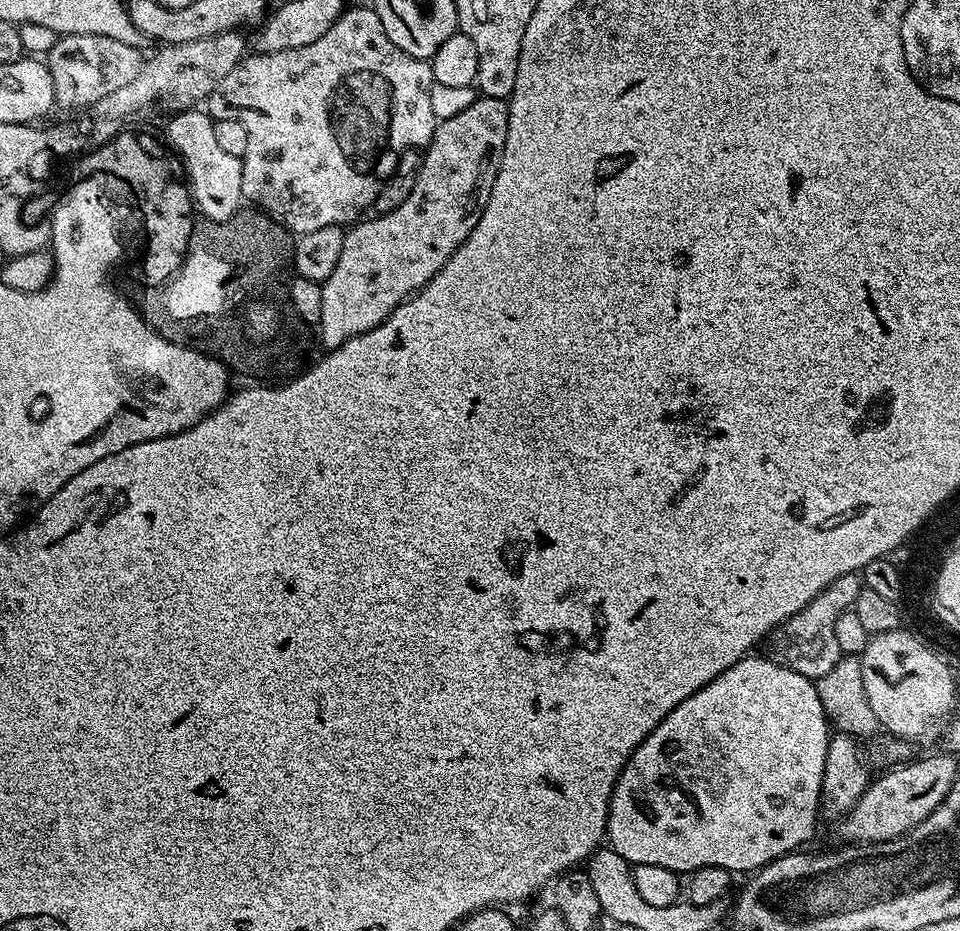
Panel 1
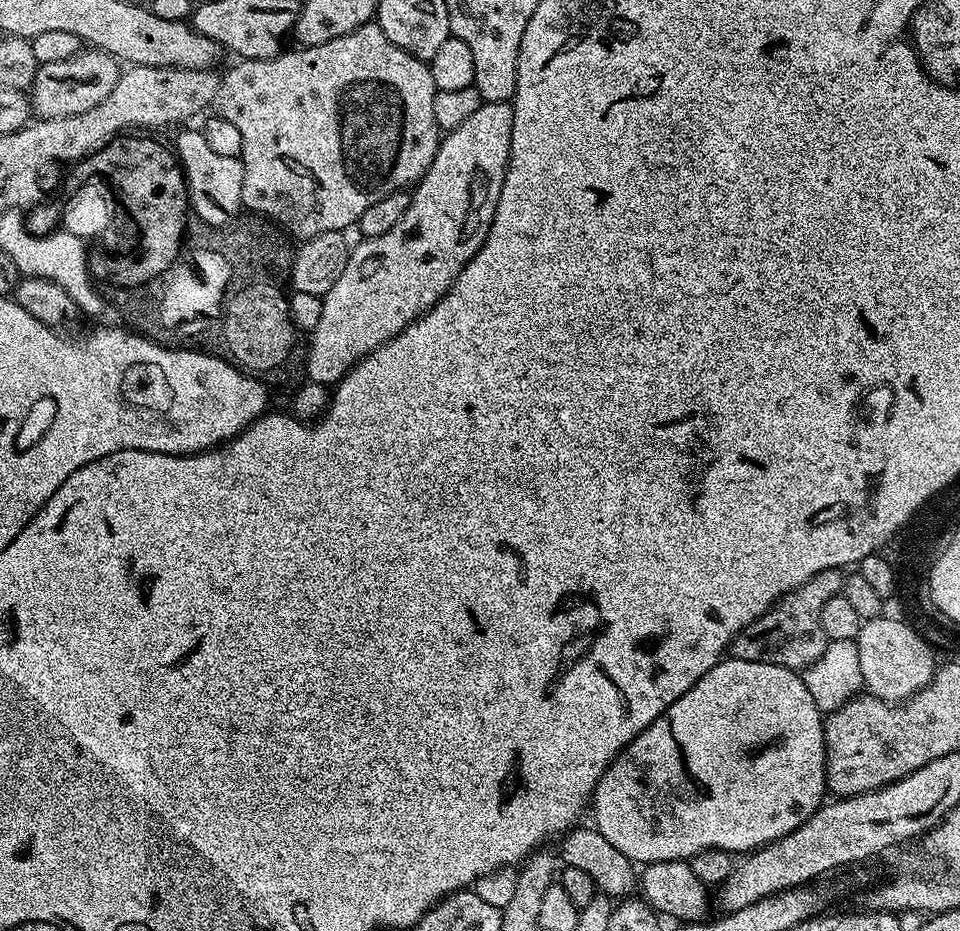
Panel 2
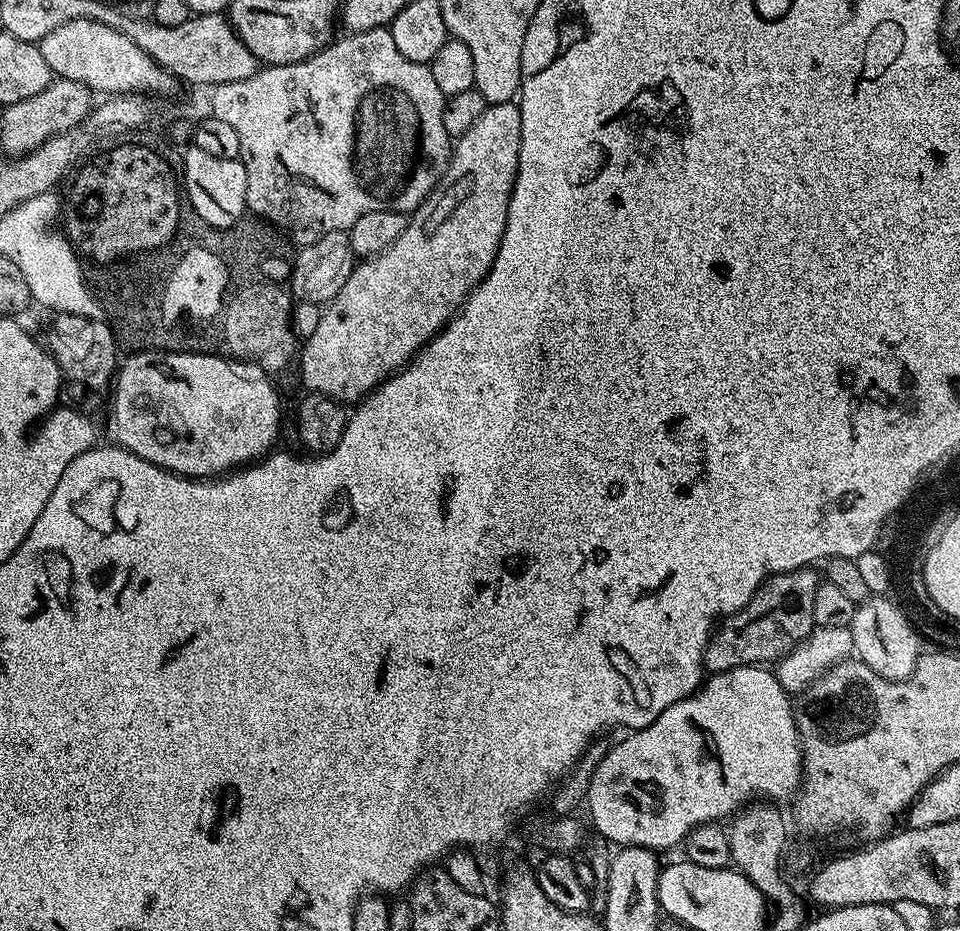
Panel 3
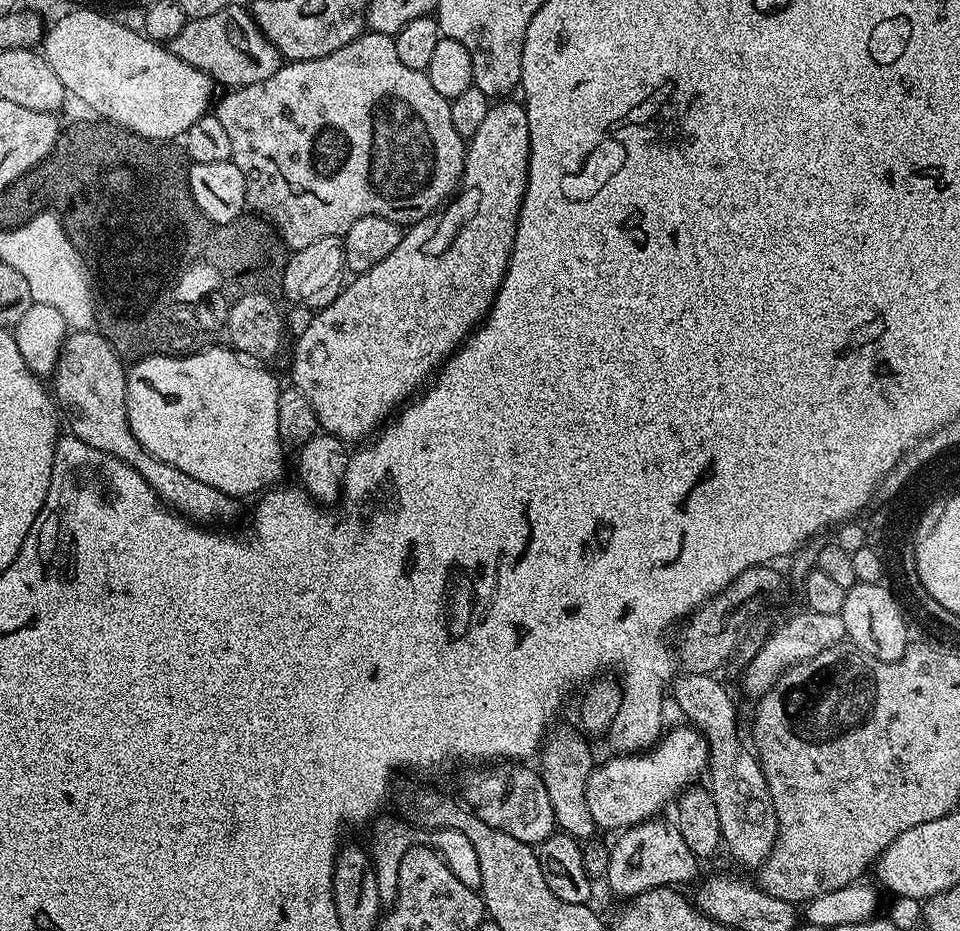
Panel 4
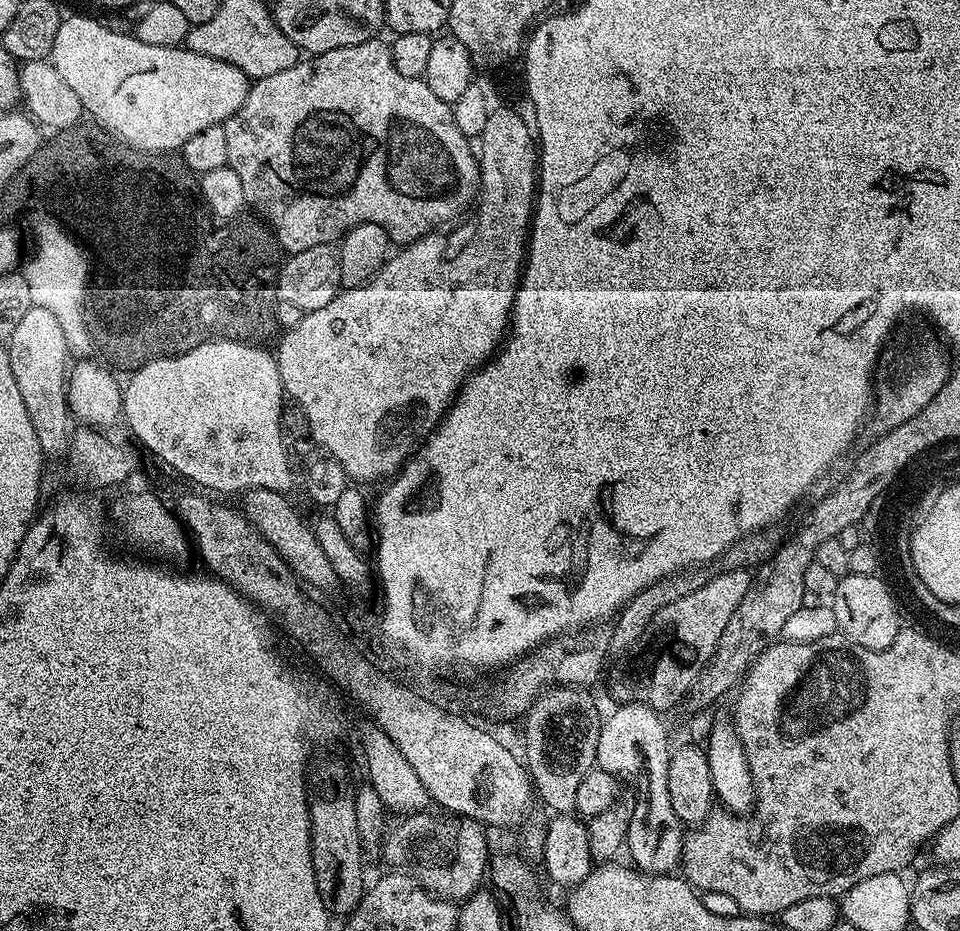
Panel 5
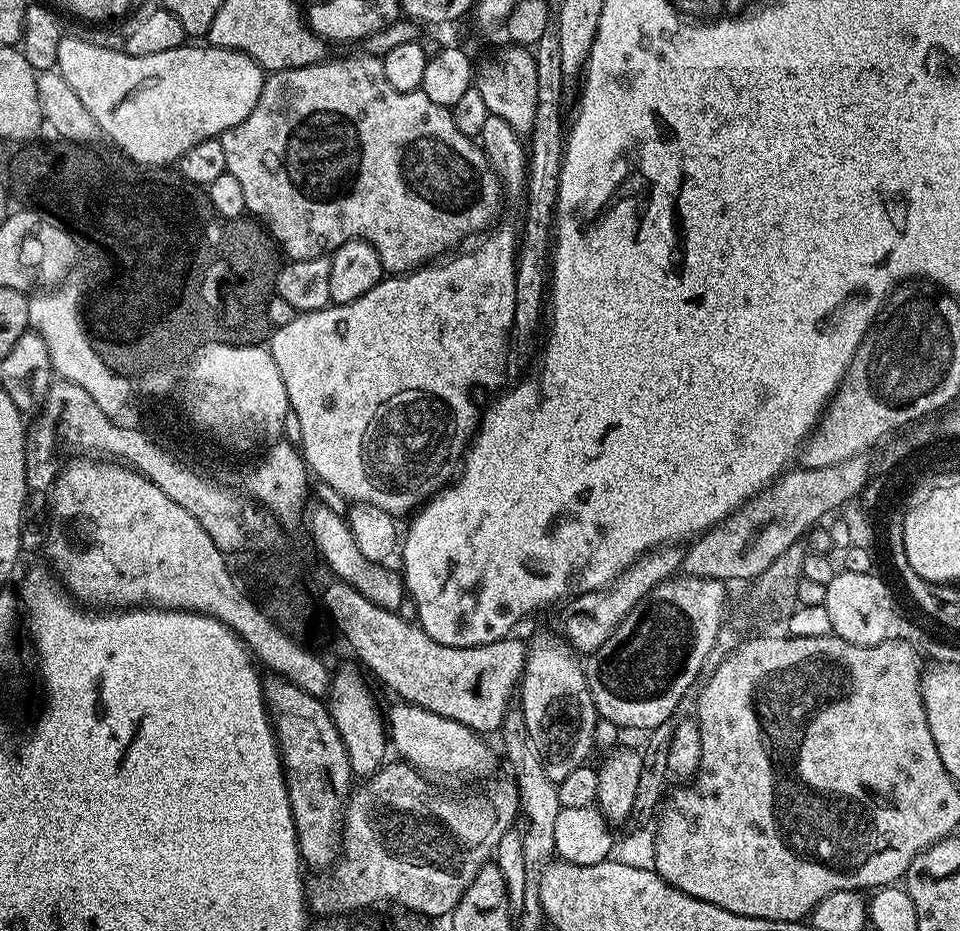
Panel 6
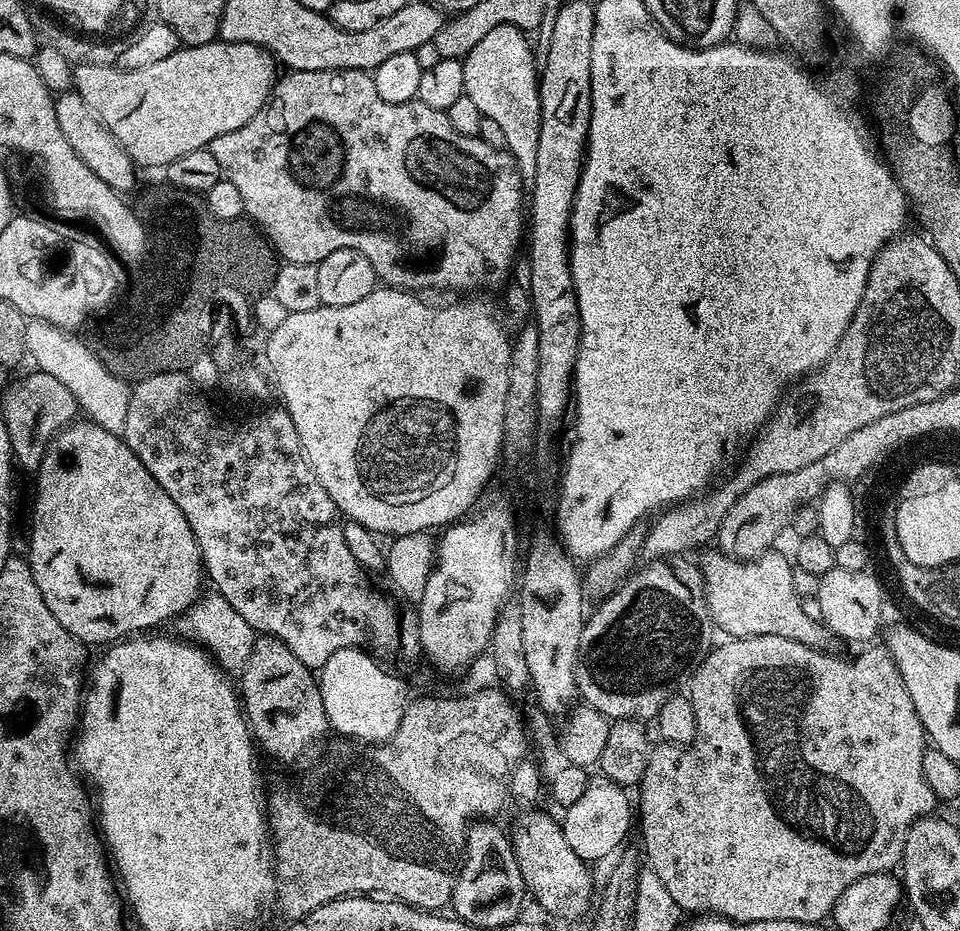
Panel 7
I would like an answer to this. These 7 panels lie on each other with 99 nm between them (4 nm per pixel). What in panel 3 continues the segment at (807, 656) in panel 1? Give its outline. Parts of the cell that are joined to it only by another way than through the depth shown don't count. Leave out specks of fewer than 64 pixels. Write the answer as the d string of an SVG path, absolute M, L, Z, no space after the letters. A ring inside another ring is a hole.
M805 566L769 576L742 611L719 621L704 650L705 669L715 674L751 664L768 666L799 646L814 629L814 590L822 583L816 570Z

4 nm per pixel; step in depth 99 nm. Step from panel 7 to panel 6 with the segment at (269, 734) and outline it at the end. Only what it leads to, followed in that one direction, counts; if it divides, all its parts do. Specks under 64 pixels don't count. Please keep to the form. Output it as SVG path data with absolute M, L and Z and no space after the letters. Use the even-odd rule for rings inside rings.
M275 674L269 675L263 681L263 686L264 705L268 708L268 719L272 721L276 744L280 747L280 760L284 763L284 781L288 784L290 810L294 814L294 830L301 861L307 867L309 864L316 872L327 873L340 854L344 834L344 809L348 806L348 797L354 788L354 775L347 748L339 736L338 727L332 721L329 705L321 697L306 694L306 690L298 690L298 686Z

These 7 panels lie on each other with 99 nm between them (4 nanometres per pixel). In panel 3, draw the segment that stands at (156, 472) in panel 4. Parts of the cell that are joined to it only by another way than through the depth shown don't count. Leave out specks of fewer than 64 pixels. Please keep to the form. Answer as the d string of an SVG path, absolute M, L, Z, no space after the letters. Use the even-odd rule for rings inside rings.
M57 312L48 324L46 347L56 359L63 383L76 396L89 392L96 396L99 392L107 393L118 371L118 345L111 328L94 318L82 318L78 314Z

